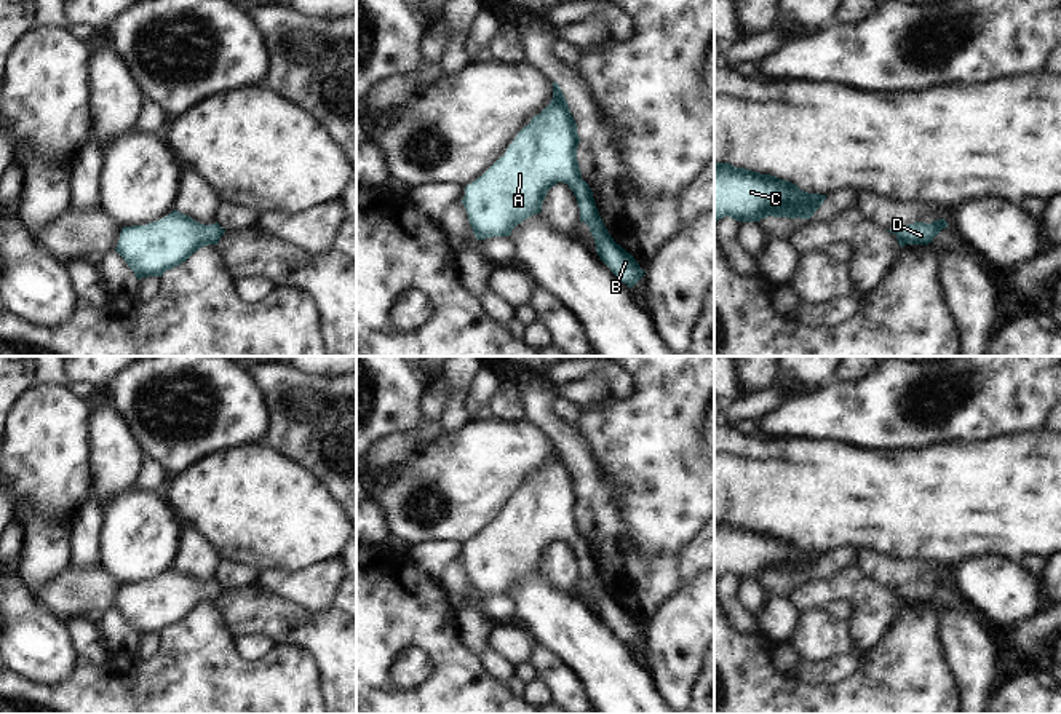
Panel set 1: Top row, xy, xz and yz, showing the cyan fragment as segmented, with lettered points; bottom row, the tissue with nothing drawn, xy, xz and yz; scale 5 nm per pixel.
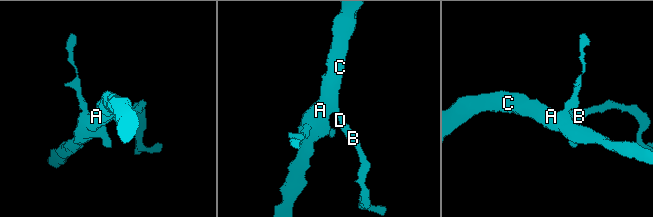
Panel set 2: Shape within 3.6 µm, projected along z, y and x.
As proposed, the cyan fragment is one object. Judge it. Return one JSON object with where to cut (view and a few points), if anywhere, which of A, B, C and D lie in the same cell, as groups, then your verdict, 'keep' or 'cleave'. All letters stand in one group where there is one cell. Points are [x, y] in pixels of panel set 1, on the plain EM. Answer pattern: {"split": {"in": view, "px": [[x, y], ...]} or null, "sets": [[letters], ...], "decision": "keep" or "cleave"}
{"split": null, "sets": [["A", "B", "C", "D"]], "decision": "keep"}

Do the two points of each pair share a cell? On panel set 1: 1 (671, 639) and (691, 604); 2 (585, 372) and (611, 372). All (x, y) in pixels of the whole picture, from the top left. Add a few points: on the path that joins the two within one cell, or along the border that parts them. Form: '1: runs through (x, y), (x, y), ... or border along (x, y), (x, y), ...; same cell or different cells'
1: runs through (679, 631), (691, 620), (691, 612); same cell
2: runs through (592, 372), (604, 372); same cell

